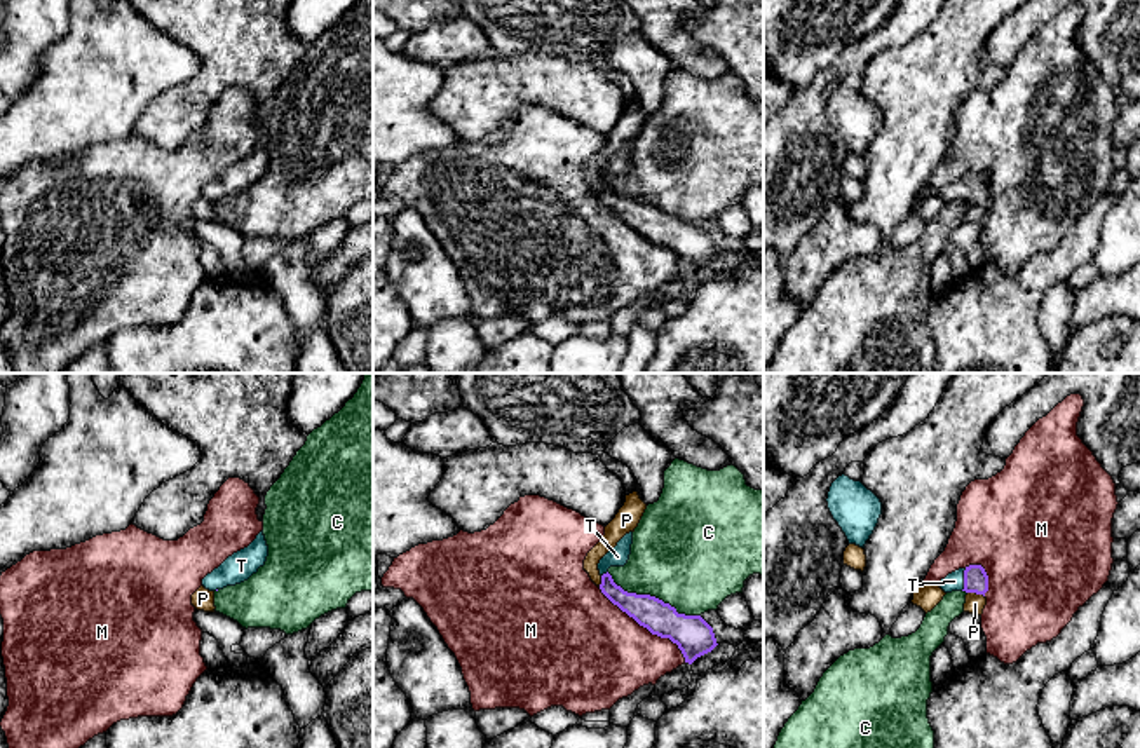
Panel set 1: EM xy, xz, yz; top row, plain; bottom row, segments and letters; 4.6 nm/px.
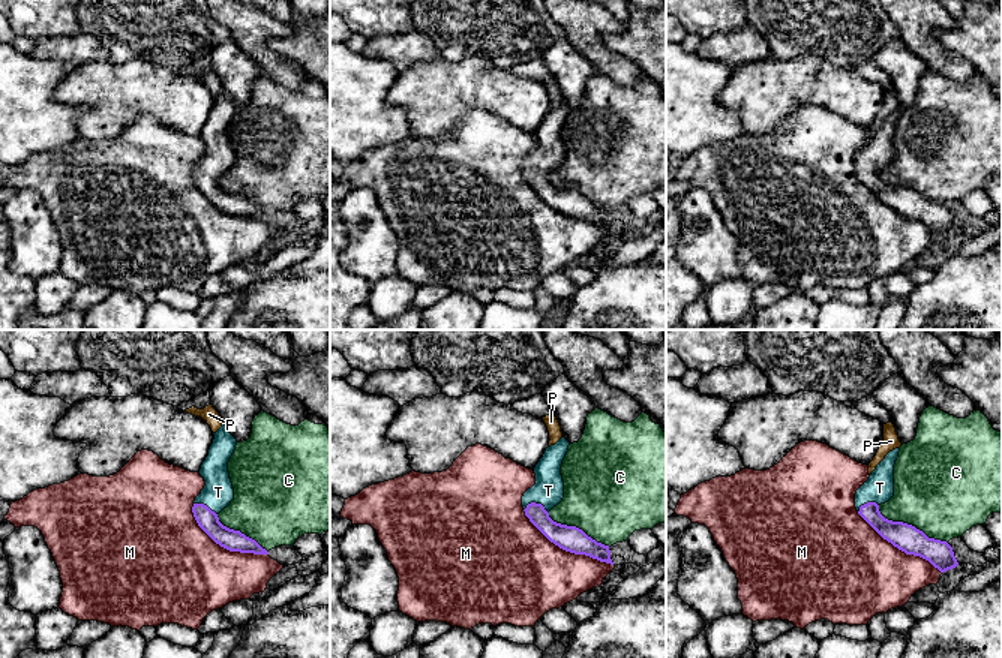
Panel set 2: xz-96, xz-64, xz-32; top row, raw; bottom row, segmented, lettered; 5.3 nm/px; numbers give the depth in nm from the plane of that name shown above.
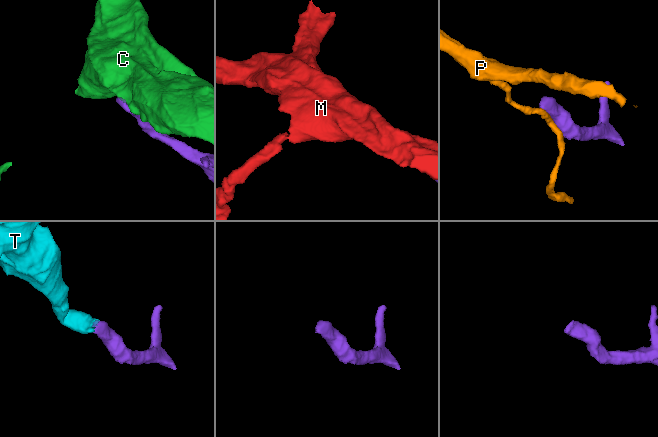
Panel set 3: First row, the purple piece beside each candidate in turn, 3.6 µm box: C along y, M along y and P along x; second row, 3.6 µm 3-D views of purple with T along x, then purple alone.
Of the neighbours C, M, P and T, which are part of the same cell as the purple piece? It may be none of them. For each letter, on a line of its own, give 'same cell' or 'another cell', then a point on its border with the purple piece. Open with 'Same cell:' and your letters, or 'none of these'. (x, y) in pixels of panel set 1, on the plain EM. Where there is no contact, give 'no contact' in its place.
Same cell: T
C: another cell | xz (652, 206)
M: another cell | xz (645, 236)
P: another cell | yz (977, 203)
T: same cell | yz (964, 189)

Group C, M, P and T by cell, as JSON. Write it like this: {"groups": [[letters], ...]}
{"groups": [["C"], ["M"], ["P"], ["T"]]}

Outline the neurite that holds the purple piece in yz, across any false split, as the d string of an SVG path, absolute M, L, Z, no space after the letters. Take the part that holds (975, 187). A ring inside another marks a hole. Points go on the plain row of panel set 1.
M969 174L948 183L936 195L940 195L945 202L966 201L985 206L988 201L988 185L981 174Z

